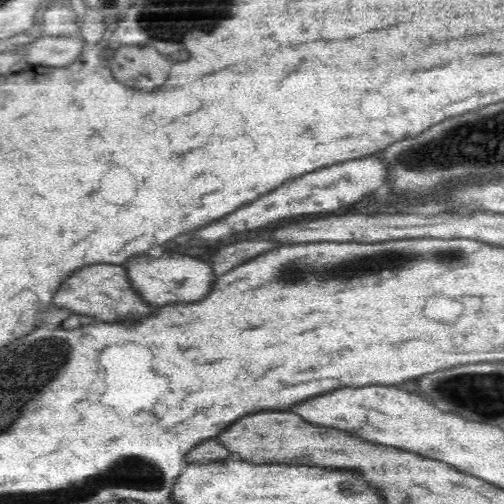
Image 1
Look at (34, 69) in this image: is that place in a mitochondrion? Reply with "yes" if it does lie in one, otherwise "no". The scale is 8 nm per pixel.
no

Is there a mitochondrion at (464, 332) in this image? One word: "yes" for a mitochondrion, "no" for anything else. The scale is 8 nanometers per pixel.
no

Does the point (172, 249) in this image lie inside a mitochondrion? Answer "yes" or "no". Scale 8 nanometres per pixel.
no

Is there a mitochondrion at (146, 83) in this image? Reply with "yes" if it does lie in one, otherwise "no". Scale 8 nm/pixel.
yes

